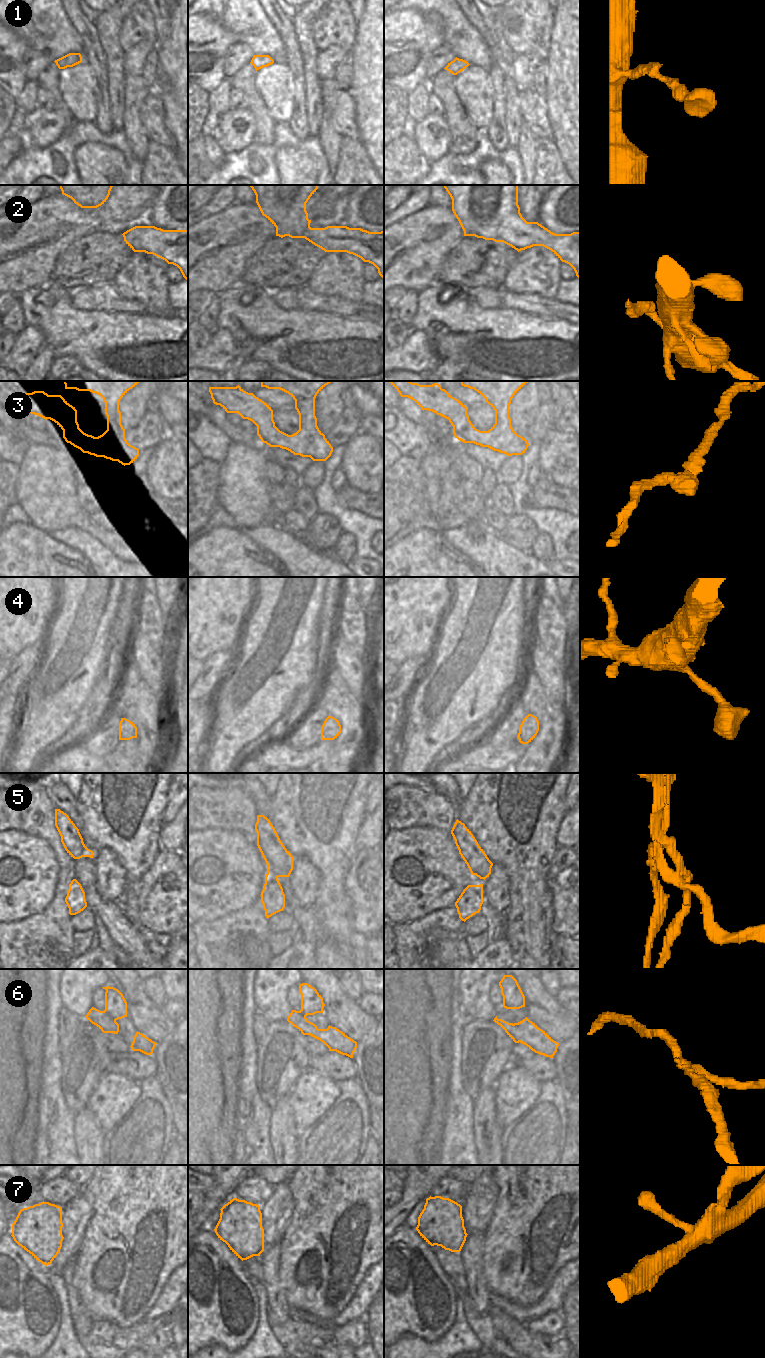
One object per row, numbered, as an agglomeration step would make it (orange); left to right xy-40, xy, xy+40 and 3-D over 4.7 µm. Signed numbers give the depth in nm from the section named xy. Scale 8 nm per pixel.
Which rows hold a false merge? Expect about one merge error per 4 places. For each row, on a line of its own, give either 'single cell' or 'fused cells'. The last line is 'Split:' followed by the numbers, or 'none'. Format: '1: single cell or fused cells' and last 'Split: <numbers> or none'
1: single cell
2: single cell
3: single cell
4: single cell
5: fused cells
6: fused cells
7: single cell
Split: 5, 6

